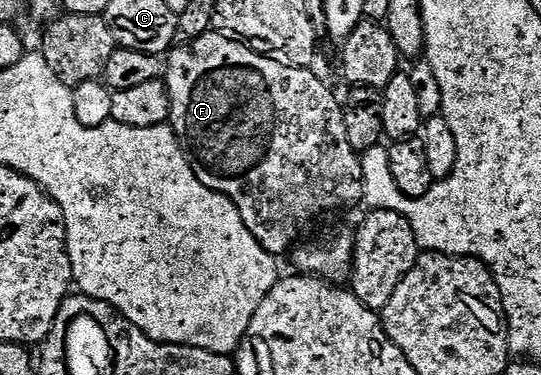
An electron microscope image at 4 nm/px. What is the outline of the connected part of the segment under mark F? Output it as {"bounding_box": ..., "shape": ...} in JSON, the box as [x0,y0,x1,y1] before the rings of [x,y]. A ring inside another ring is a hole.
{"bounding_box":[164,32,363,256],"shape":[[[211,32],[191,42],[175,45],[169,51],[164,62],[164,81],[170,101],[168,124],[173,128],[175,136],[178,137],[178,143],[192,172],[196,172],[196,180],[200,180],[200,184],[204,184],[204,188],[215,190],[218,194],[223,194],[225,198],[230,198],[232,204],[236,204],[236,208],[240,212],[240,220],[244,220],[244,228],[248,228],[248,232],[252,232],[252,236],[256,236],[259,244],[275,256],[281,256],[286,249],[289,251],[295,245],[293,242],[297,240],[298,233],[309,222],[316,221],[321,214],[330,214],[333,210],[342,210],[345,206],[354,206],[357,202],[363,201],[362,160],[360,154],[353,150],[351,144],[348,144],[342,106],[339,99],[334,99],[333,92],[313,74],[314,72],[313,69],[292,66],[285,60],[267,56],[265,53],[251,48],[245,41],[235,40],[222,32]]]}

